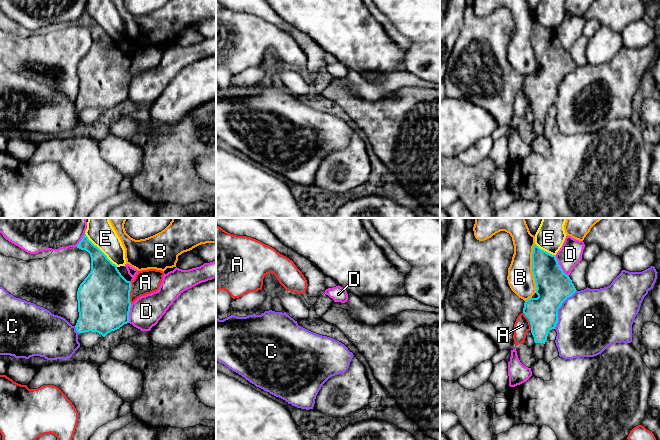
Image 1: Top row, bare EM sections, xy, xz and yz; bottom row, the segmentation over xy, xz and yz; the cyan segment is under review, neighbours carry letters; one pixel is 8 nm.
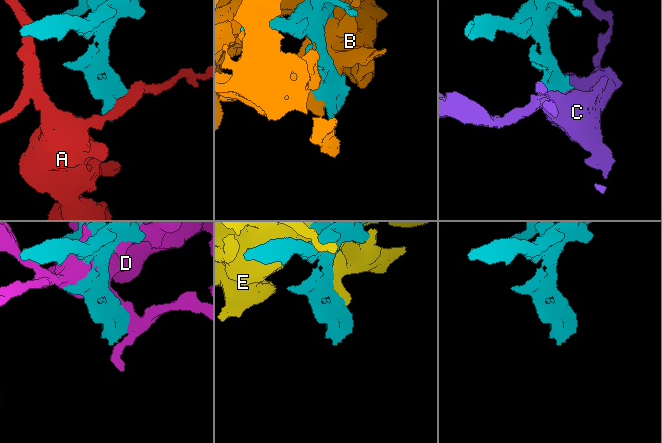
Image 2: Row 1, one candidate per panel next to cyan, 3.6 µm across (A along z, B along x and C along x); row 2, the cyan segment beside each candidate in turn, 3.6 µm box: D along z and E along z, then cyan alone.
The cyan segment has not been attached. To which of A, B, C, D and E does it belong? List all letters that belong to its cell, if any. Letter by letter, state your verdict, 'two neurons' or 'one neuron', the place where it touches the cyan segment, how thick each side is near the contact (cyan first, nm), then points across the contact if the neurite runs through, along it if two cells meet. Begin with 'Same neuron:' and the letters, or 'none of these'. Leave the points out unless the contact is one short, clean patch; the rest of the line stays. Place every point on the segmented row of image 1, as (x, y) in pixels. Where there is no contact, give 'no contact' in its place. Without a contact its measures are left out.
Same neuron: none of these
A: two neurons; contact xy (129, 293); calibres 420 and 190 nm; border xy (131, 282), (130, 303)
B: two neurons; contact yz (532, 268); calibres 280 and 220 nm
C: two neurons; contact yz (558, 308); calibres 280 and 460 nm
D: two neurons; contact yz (560, 266); calibres 280 and 190 nm
E: two neurons; contact xy (100, 250); calibres 280 and 220 nm

